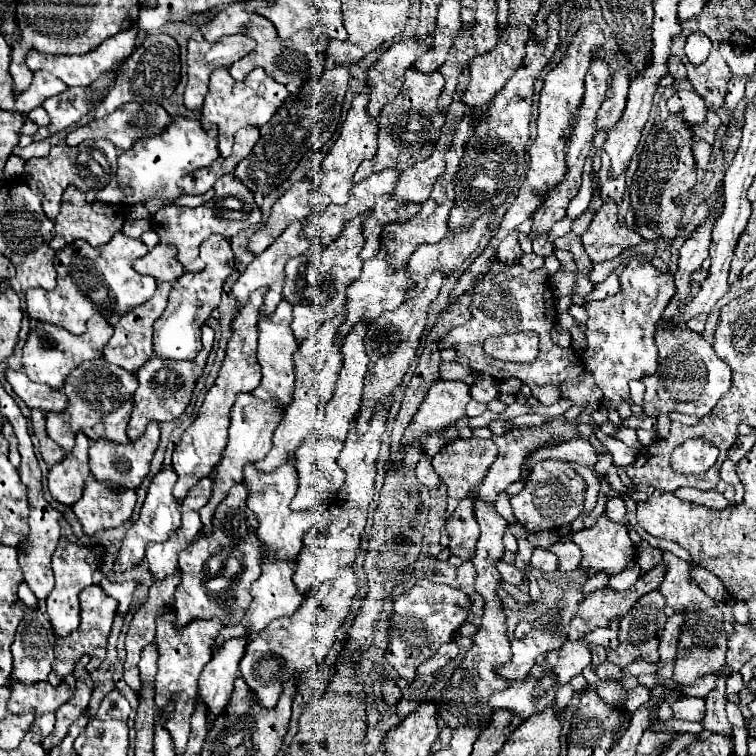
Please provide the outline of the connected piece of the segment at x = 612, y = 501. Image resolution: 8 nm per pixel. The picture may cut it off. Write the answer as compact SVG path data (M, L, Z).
M609 498L609 500L607 500L607 510L605 510L605 514L607 514L609 518L613 518L613 520L619 520L621 524L623 524L623 522L629 524L629 520L625 518L625 504L623 504L621 498Z

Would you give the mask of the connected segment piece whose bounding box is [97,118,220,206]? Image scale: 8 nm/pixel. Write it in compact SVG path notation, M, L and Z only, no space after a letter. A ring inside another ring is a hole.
M175 118L173 126L161 134L161 138L149 138L145 142L137 142L133 150L125 150L118 157L118 167L115 180L117 186L111 184L105 190L99 192L99 200L111 202L117 206L135 206L145 204L153 198L159 200L177 200L183 196L183 190L177 186L177 182L205 166L211 166L220 153L217 141L216 129L203 130L197 120L187 118Z

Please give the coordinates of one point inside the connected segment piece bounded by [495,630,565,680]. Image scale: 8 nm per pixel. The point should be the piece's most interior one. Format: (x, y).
(524, 651)

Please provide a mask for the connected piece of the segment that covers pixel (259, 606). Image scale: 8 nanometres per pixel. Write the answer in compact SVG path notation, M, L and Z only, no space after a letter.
M263 562L263 564L261 564L261 576L259 576L259 580L257 580L257 582L253 582L253 590L251 590L251 594L253 594L253 602L251 602L251 606L249 606L249 610L247 610L247 614L245 614L245 616L243 617L243 620L241 621L241 624L242 624L242 625L244 626L244 628L246 629L245 631L247 631L247 634L239 634L239 635L237 635L237 634L234 633L234 632L235 632L234 627L231 628L232 630L230 629L230 627L224 627L224 628L220 631L220 633L219 633L219 635L218 635L218 637L217 637L217 639L216 639L215 645L212 647L212 651L215 651L216 648L217 648L218 646L220 646L223 642L227 641L227 639L233 638L233 637L236 637L236 636L247 635L247 638L249 638L249 640L251 640L251 638L253 638L253 634L257 634L257 632L261 632L261 630L265 630L265 626L269 626L269 622L273 622L273 620L275 620L275 618L281 618L281 616L291 616L291 614L293 614L293 612L295 612L295 610L297 610L297 608L299 608L299 606L301 606L301 602L303 602L303 598L301 598L301 594L297 594L297 588L295 588L295 586L293 586L293 580L291 580L291 576L293 576L293 570L295 570L295 562Z

